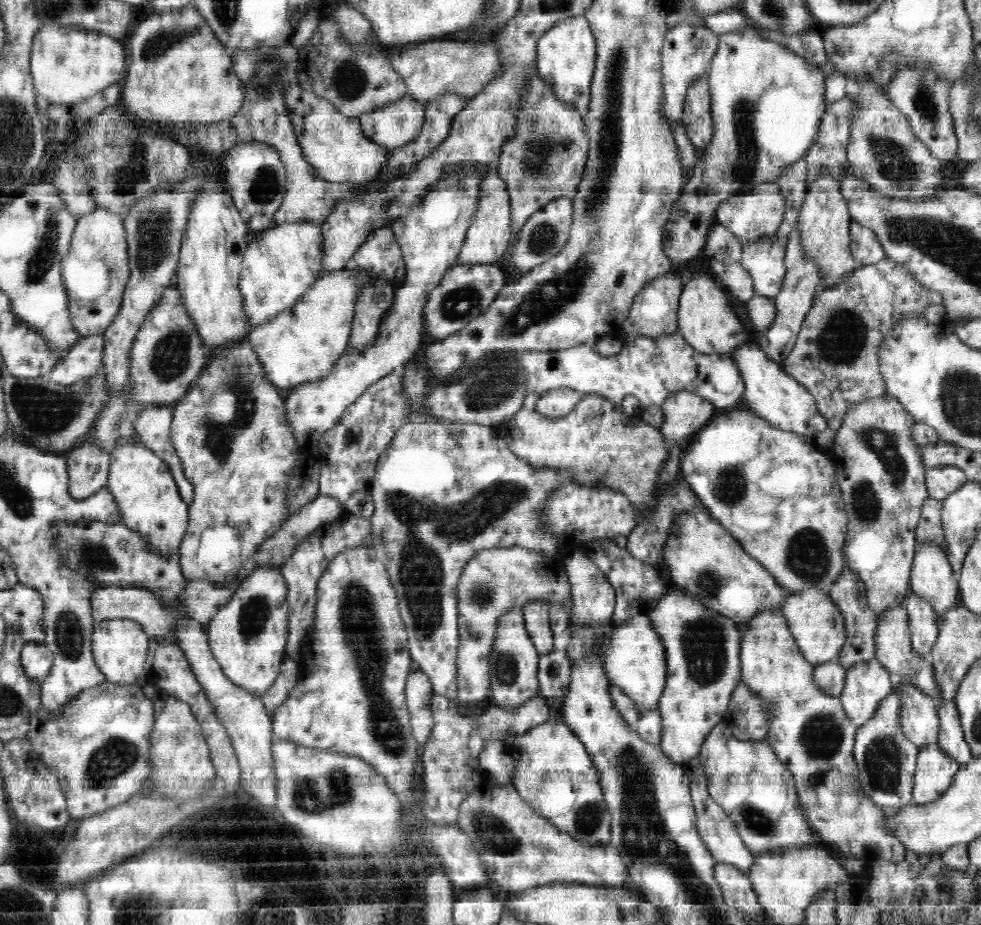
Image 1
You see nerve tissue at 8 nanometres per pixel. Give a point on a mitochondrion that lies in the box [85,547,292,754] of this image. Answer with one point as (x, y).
(255, 612)

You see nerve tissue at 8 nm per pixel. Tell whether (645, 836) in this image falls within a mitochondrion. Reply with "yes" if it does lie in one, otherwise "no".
yes

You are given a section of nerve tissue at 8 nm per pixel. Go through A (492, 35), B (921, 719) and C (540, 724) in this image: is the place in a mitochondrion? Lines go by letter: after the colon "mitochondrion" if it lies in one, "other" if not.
A: other
B: other
C: other

